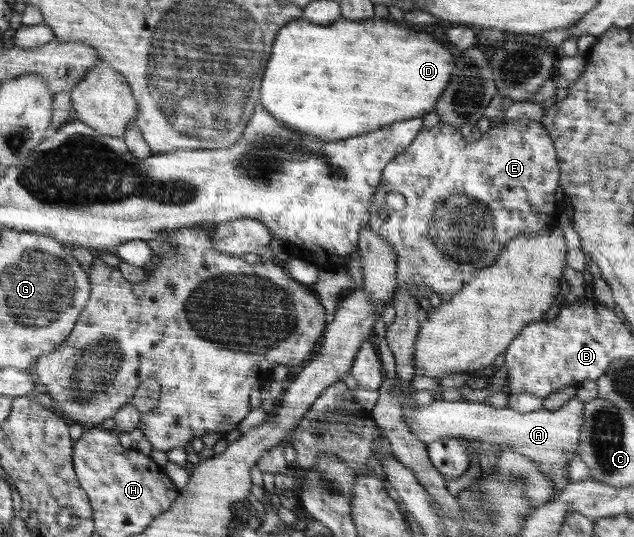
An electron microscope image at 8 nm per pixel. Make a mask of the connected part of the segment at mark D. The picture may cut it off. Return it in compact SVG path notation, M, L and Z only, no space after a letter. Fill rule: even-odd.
M339 17L330 25L320 25L305 18L289 21L287 25L280 29L273 45L272 60L269 62L268 70L265 70L264 73L265 80L263 82L265 82L265 86L262 85L260 89L260 105L263 104L265 110L269 110L275 118L279 118L285 126L289 126L293 130L299 130L303 134L311 134L311 136L323 138L323 140L339 140L339 138L343 140L343 138L349 139L356 135L373 133L373 130L377 131L383 126L387 127L389 124L393 124L393 122L425 116L432 112L433 108L436 107L435 102L439 100L443 90L448 88L447 84L449 84L449 78L451 78L451 70L455 66L453 56L451 56L451 52L443 44L435 42L429 34L411 32L411 30L407 30L403 26L397 26L395 22L391 24L391 22L393 22L391 19L354 21L343 17Z

